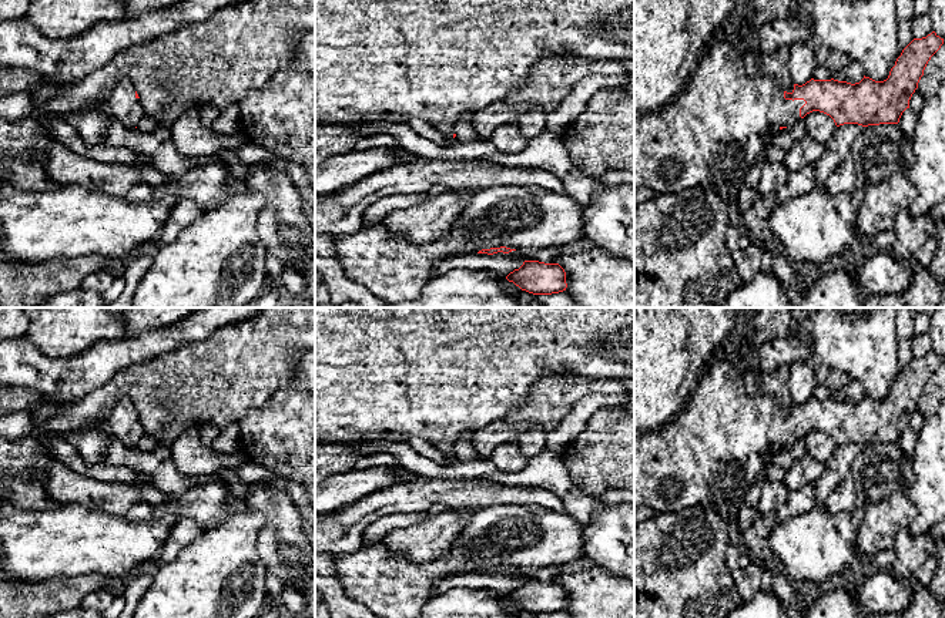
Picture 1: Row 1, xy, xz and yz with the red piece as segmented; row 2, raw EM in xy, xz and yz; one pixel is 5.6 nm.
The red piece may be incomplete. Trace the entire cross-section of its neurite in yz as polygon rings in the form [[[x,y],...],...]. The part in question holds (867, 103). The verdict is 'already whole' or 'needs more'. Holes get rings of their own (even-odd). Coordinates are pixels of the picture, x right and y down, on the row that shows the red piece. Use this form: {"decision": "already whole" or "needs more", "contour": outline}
{"decision": "needs more", "contour": [[[935,31],[914,38],[884,81],[865,75],[855,84],[811,78],[802,85],[794,84],[787,93],[773,77],[751,78],[741,56],[727,41],[710,41],[680,94],[666,105],[634,117],[634,189],[647,187],[667,195],[696,187],[711,188],[727,208],[735,208],[747,172],[764,158],[768,130],[775,125],[790,128],[812,111],[830,115],[837,127],[898,124],[928,61],[942,44],[944,38]]]}

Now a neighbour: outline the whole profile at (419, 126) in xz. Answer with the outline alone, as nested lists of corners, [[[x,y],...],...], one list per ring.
[[[413,117],[410,121],[409,121],[409,127],[416,132],[419,134],[420,137],[425,137],[428,140],[430,140],[432,142],[435,142],[436,145],[452,145],[452,144],[456,144],[458,140],[456,137],[449,140],[446,137],[443,137],[440,134],[440,131],[438,131],[433,125],[430,125],[428,121],[425,121],[423,118],[419,118],[419,117]]]

